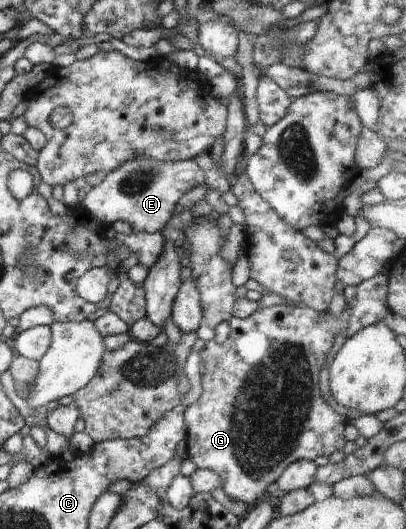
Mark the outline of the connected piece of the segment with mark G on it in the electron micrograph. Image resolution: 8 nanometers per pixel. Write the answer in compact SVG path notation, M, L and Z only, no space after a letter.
M377 274L370 279L360 282L357 285L357 293L355 294L354 300L351 304L345 306L342 312L337 313L337 315L340 315L338 318L335 318L335 316L333 316L335 313L331 311L319 313L309 307L295 308L285 305L273 305L265 308L259 307L256 311L252 312L250 316L244 319L232 316L228 320L231 331L227 341L219 345L211 340L211 342L209 342L209 350L207 350L207 344L205 344L204 349L199 352L204 364L201 370L203 393L199 399L191 404L191 406L188 406L184 412L187 457L197 465L198 469L215 471L218 476L221 477L220 486L231 500L241 500L241 502L247 504L247 508L249 509L266 496L268 490L274 487L276 480L281 476L285 468L297 462L299 458L314 461L316 458L319 458L319 456L331 456L331 454L337 452L337 450L343 451L343 447L346 443L343 430L346 424L342 421L343 416L337 413L333 407L327 405L325 399L322 397L318 384L319 372L321 372L321 369L323 369L323 366L327 363L329 350L331 350L334 338L339 332L345 334L345 336L349 338L362 328L381 322L390 313L390 308L387 306L388 277L388 275Z

